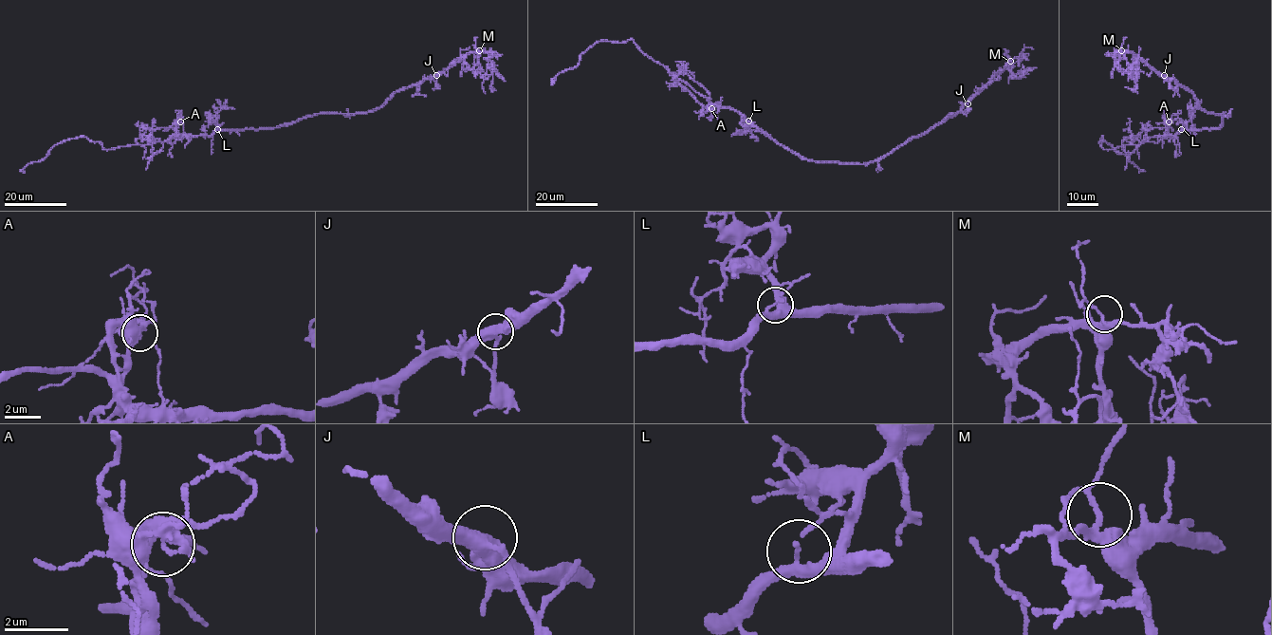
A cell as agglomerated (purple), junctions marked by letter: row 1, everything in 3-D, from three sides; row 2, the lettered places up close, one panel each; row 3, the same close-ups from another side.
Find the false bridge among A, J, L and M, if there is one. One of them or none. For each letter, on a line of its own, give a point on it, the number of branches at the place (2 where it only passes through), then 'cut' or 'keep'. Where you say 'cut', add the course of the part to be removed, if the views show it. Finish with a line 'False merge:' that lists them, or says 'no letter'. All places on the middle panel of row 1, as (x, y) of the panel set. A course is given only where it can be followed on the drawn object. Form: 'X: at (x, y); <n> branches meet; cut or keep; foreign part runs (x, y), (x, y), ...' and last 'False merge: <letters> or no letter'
A: at (711, 108); 3 branches meet; cut; foreign part runs (710, 108), (705, 107), (699, 119)
J: at (967, 103); 3 branches meet; keep
L: at (748, 121); 3 branches meet; keep
M: at (1010, 61); 3 branches meet; keep
False merge: A

